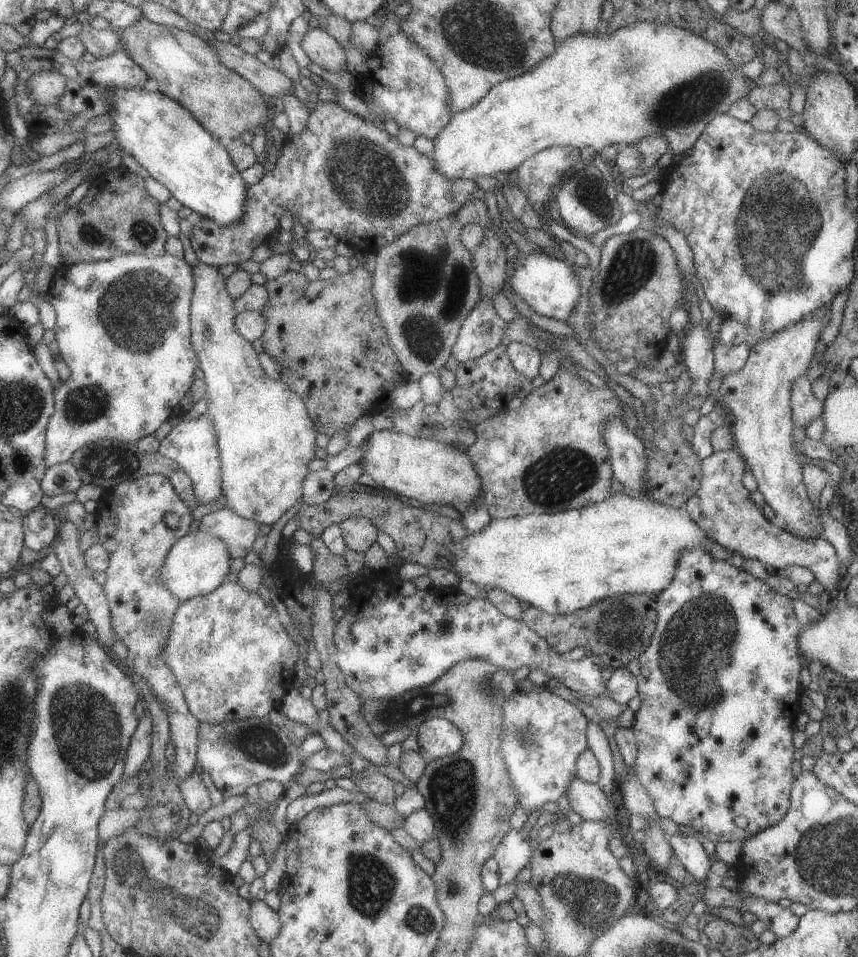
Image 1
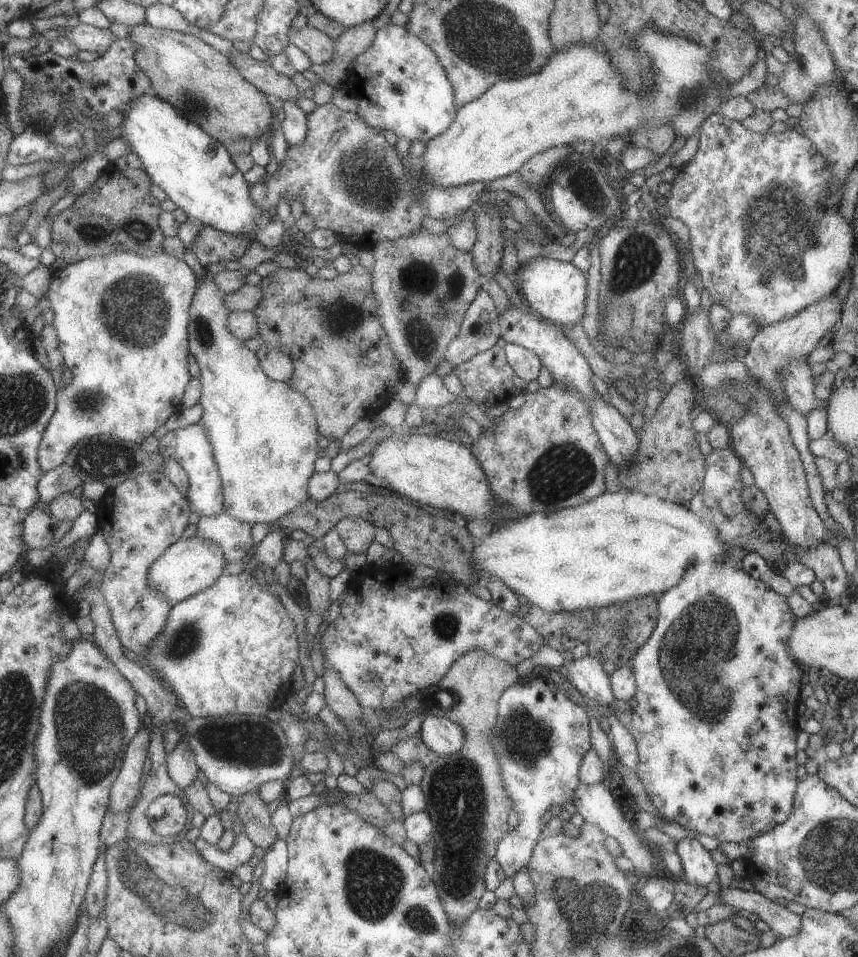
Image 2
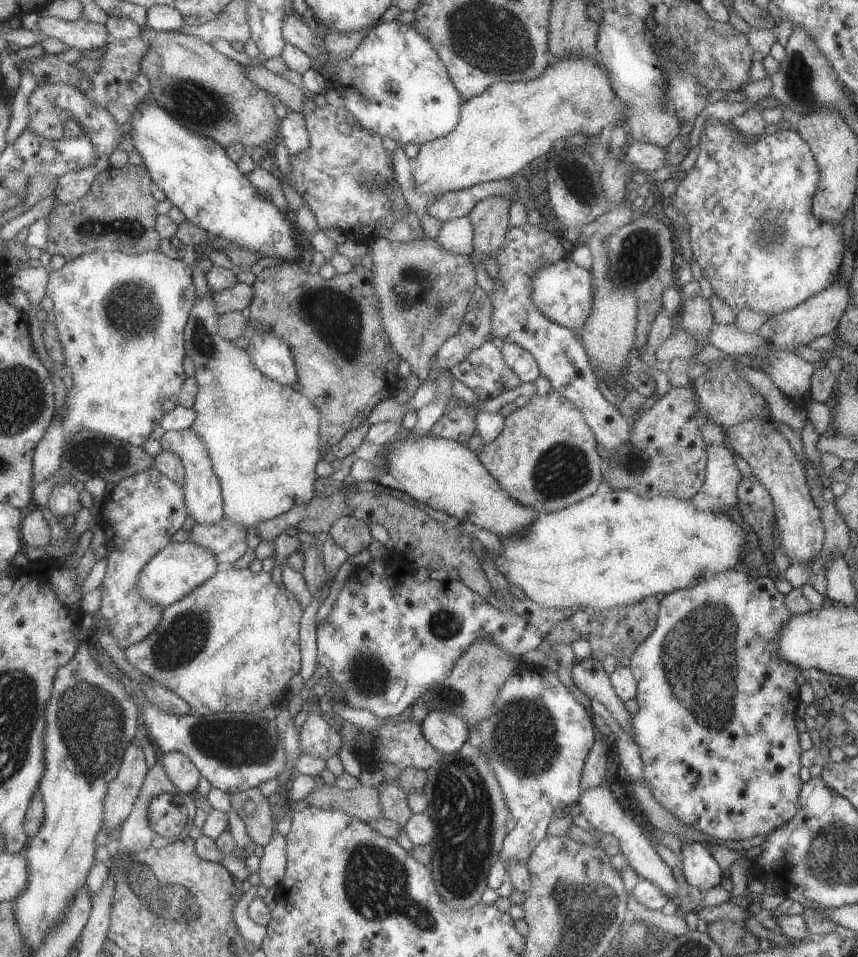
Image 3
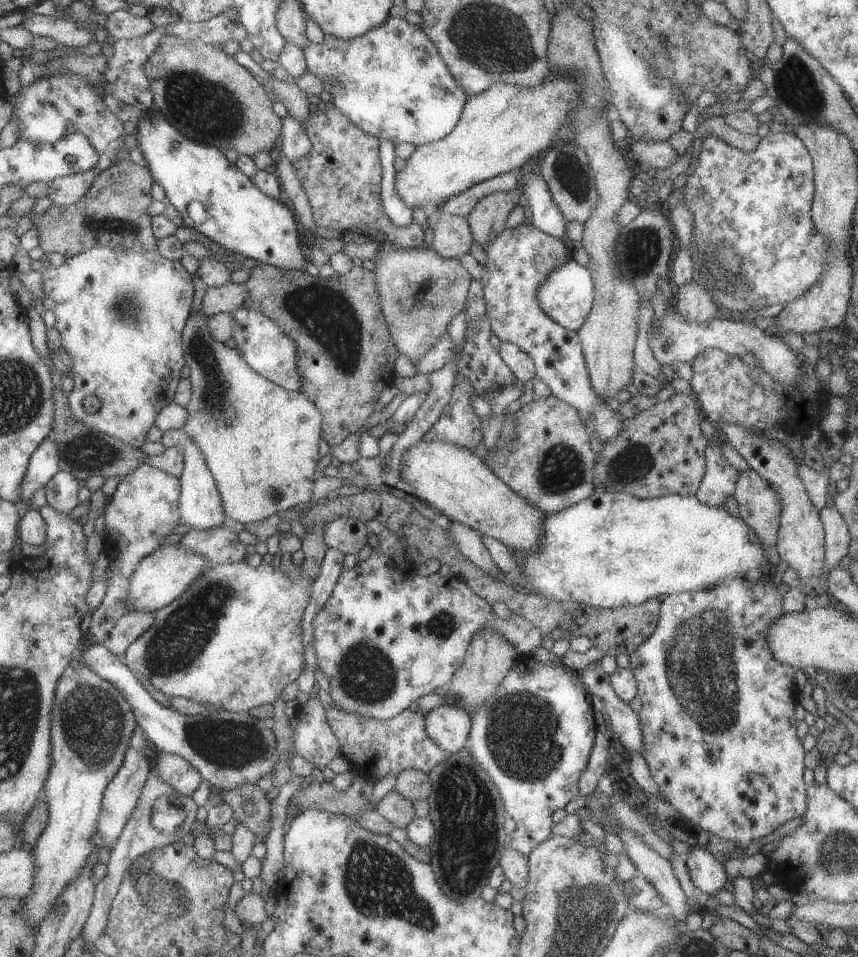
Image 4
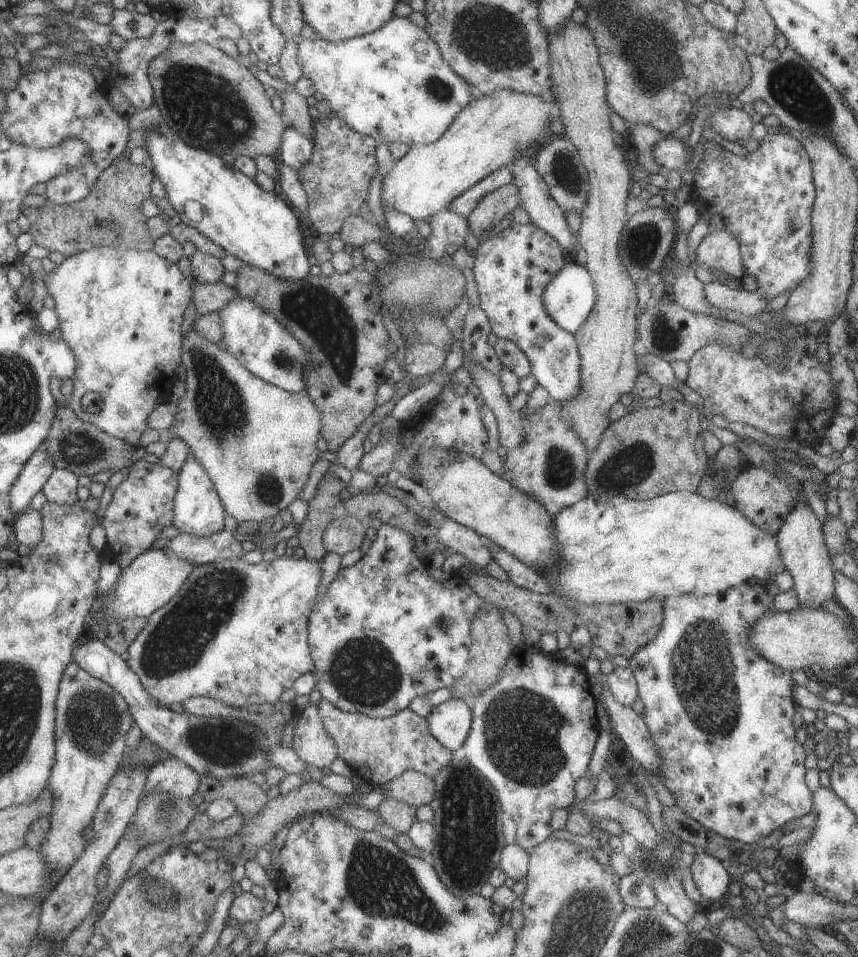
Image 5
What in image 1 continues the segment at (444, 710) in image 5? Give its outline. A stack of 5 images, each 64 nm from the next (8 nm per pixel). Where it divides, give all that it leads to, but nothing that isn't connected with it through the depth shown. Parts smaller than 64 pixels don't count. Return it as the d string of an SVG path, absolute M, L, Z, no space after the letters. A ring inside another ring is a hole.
M441 717L423 719L414 733L420 750L427 753L433 760L454 756L462 745L459 729Z

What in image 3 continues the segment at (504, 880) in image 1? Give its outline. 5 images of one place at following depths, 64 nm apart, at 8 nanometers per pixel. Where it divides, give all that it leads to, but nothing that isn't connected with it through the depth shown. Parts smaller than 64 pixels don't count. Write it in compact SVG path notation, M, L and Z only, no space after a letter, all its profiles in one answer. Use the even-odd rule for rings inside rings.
M532 663L521 665L517 672L511 674L497 692L493 700L493 710L487 720L477 722L469 732L469 744L479 748L487 758L491 772L499 784L508 814L515 821L515 826L505 833L499 859L507 862L526 864L529 854L542 838L547 836L547 826L551 822L553 810L563 809L578 802L580 793L580 776L583 763L596 740L593 734L592 716L575 700L558 679L557 672L547 670Z

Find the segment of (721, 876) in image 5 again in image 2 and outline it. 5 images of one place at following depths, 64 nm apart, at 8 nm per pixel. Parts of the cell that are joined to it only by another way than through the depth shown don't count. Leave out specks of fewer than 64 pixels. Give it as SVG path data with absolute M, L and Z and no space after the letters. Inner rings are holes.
M691 834L675 841L673 852L680 858L683 874L692 885L706 886L715 877L716 865L710 852Z

